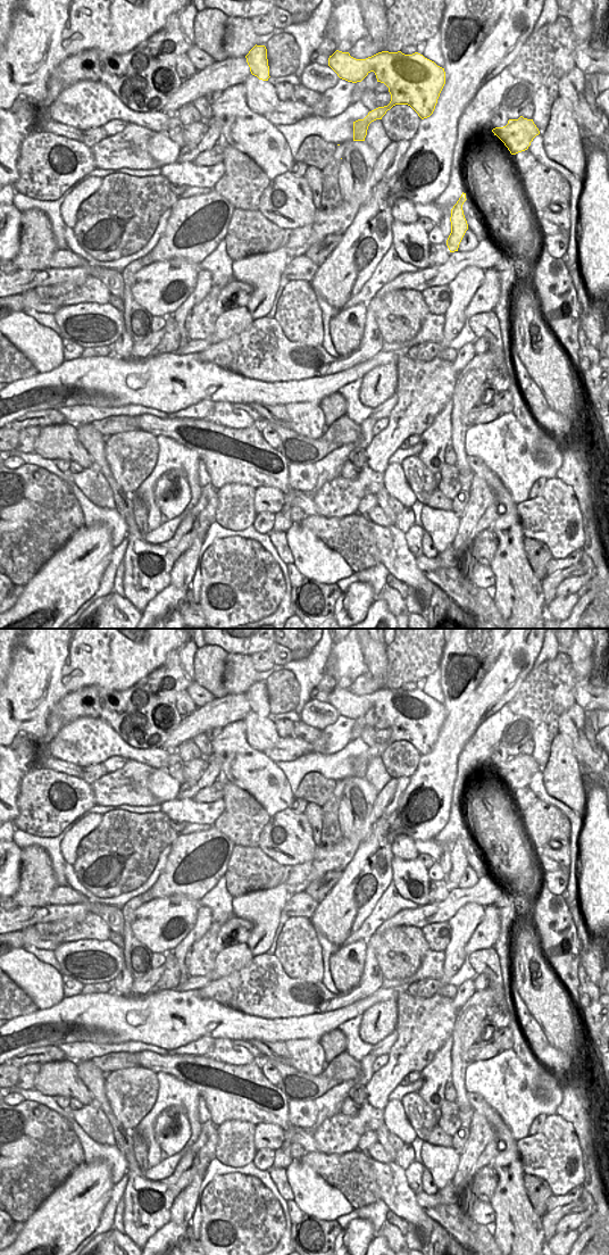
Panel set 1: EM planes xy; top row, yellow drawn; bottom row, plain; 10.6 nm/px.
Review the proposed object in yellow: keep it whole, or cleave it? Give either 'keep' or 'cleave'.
keep

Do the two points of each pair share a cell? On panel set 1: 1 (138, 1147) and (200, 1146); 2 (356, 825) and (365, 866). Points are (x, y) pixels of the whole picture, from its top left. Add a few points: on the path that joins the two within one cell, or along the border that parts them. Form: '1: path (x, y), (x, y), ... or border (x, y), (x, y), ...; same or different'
1: border (132, 1138), (132, 1152), (142, 1172); different
2: border (373, 825), (369, 834), (360, 842); different

